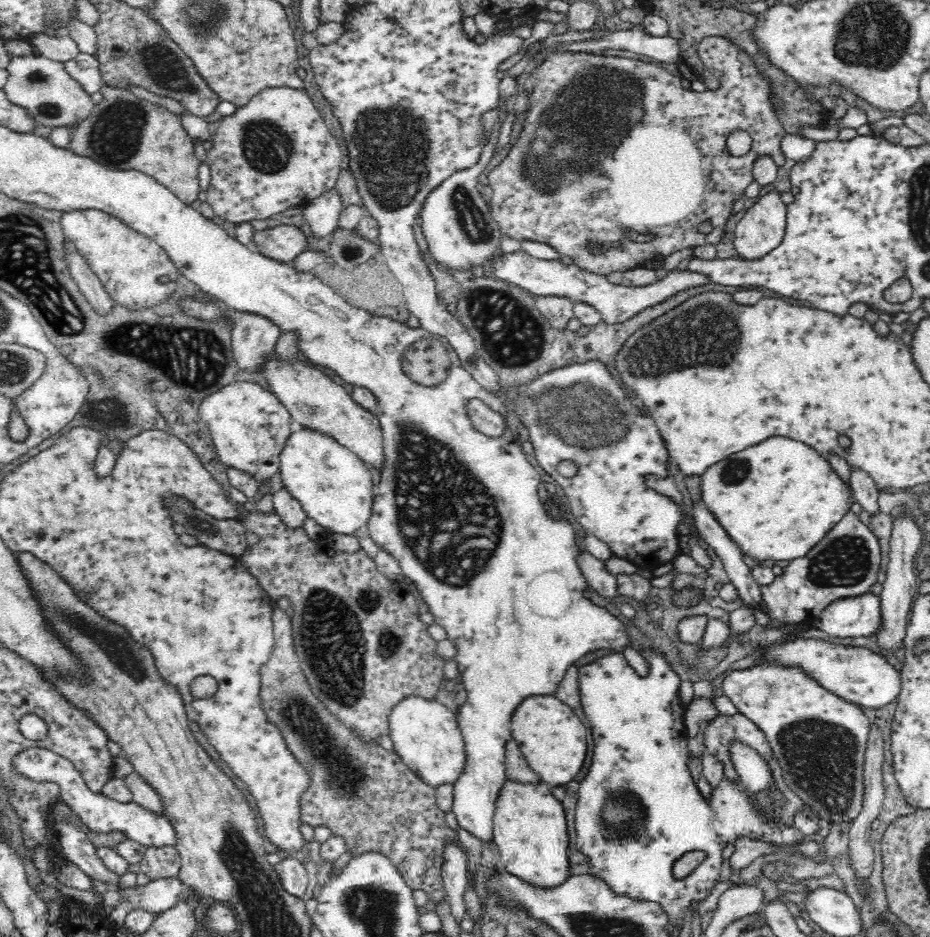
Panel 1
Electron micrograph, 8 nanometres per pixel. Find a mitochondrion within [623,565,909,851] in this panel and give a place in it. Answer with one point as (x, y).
(821, 757)

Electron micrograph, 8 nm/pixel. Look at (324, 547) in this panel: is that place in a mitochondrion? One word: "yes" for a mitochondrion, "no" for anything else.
no

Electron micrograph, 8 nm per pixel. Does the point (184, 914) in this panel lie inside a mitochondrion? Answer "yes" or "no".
no

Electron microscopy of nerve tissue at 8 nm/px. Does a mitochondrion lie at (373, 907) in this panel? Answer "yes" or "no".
yes

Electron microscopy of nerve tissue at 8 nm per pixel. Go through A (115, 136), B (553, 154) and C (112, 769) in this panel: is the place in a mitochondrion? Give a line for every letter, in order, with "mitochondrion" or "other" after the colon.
A: mitochondrion
B: mitochondrion
C: other

